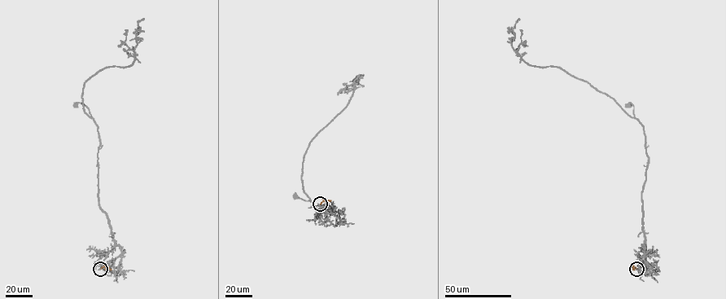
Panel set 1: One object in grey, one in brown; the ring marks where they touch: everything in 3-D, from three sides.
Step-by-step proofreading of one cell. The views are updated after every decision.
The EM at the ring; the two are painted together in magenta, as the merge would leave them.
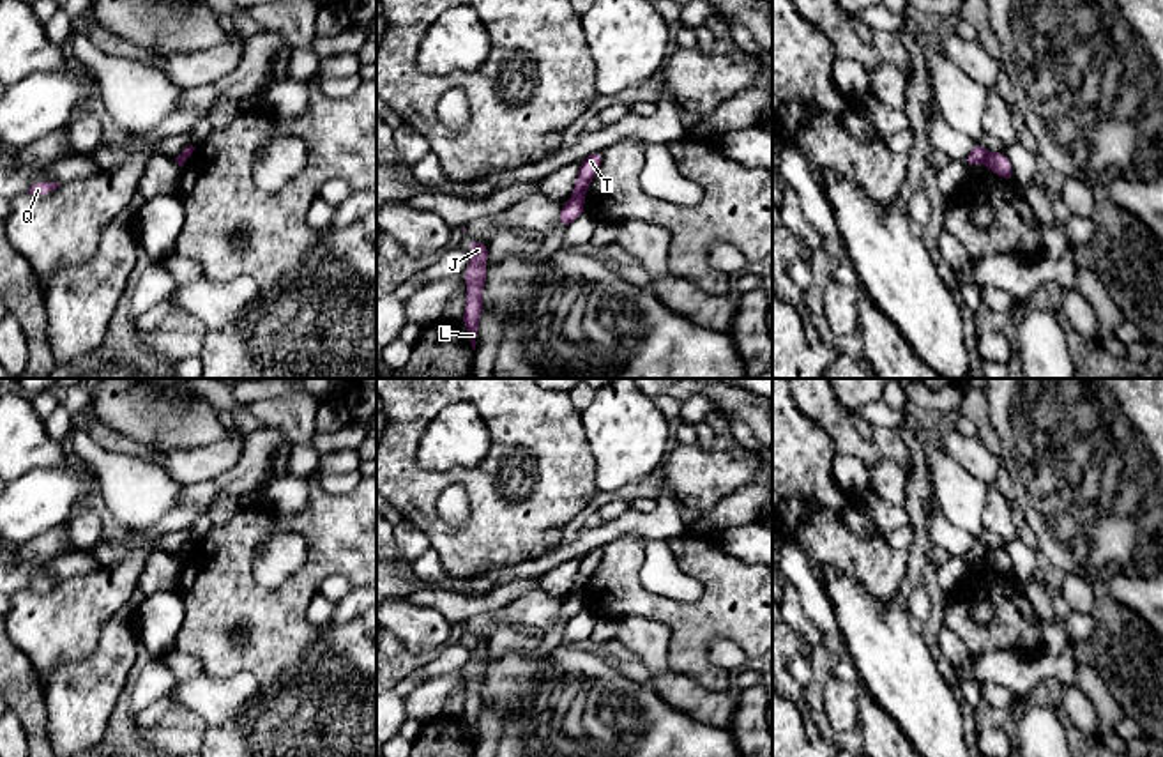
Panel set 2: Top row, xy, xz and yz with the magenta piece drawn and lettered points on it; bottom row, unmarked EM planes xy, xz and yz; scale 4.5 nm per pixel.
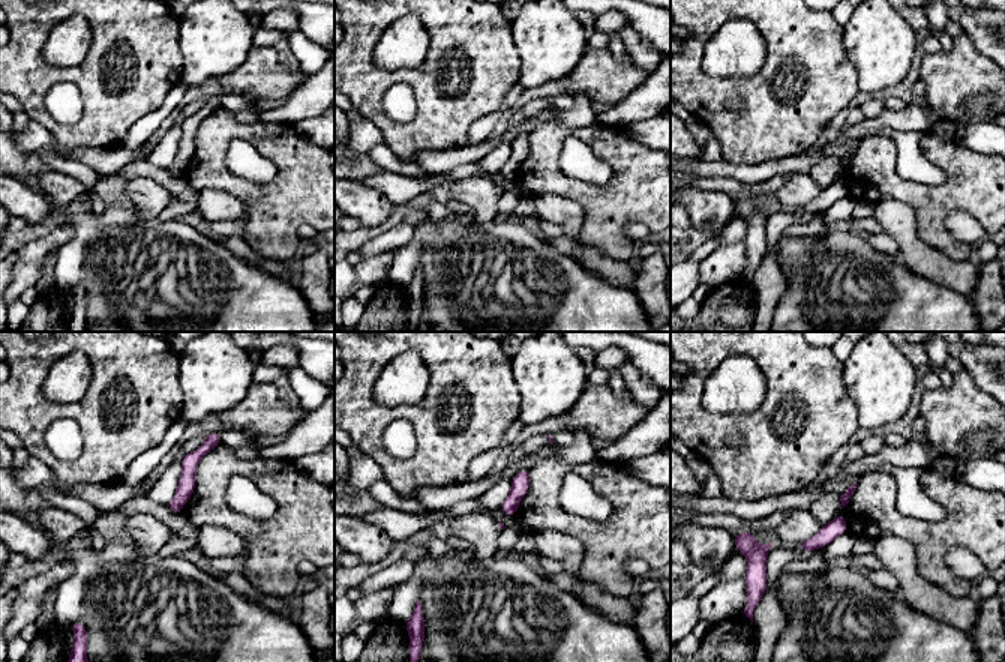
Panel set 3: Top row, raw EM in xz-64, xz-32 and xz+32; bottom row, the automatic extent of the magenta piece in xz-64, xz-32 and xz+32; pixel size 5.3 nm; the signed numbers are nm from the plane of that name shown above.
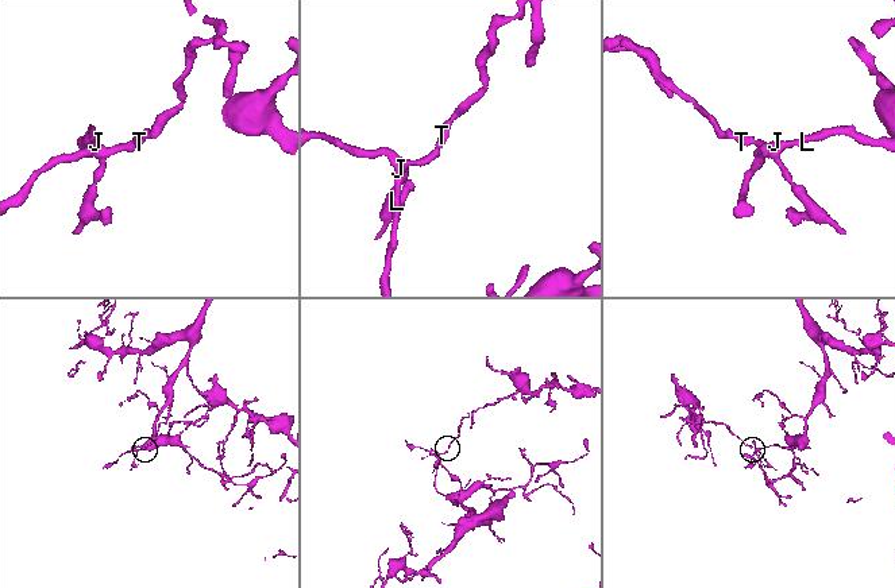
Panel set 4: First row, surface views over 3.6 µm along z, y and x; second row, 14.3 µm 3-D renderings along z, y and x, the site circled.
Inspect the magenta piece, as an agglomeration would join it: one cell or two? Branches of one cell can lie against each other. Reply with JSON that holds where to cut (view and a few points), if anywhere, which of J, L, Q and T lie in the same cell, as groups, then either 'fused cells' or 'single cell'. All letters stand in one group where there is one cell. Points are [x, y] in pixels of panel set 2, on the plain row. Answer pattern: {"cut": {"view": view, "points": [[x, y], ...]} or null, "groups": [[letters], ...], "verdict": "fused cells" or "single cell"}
{"cut": {"view": "xz", "points": [[573, 589], [582, 596]]}, "groups": [["J", "L", "Q"], ["T"]], "verdict": "fused cells"}

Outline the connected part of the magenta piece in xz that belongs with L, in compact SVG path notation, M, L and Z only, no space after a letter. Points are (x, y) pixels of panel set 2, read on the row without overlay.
M468 635L468 644L470 644L470 660L463 670L463 676L467 677L467 700L461 716L463 722L467 723L472 745L475 746L481 706L484 702L483 683L488 674L486 669L488 642L486 638L475 638Z

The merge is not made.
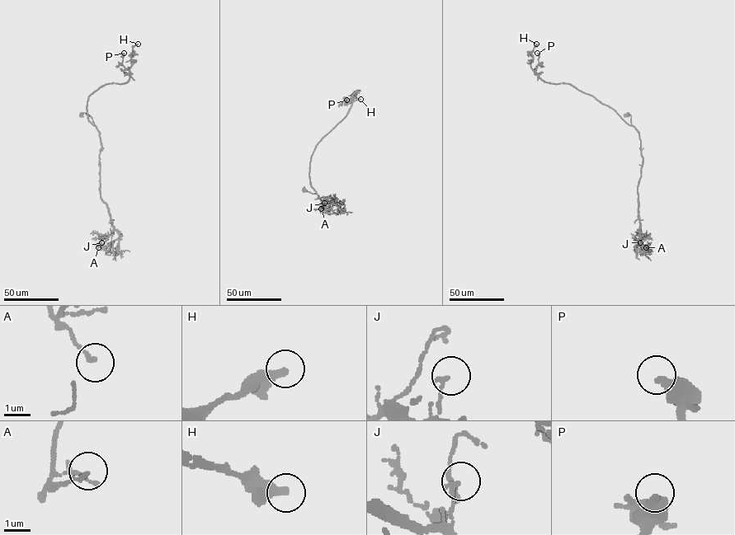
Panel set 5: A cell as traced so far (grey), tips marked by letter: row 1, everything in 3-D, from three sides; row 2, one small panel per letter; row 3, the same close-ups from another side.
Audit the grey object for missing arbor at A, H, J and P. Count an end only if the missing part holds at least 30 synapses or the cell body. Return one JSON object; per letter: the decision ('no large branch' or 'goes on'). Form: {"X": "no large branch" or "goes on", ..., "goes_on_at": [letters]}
{"A": "no large branch", "H": "no large branch", "J": "no large branch", "P": "no large branch", "goes_on_at": []}

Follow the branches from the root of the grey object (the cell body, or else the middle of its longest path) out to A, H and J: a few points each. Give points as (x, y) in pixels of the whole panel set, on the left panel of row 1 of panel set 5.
A: (81, 114), (89, 114), (100, 133), (101, 198), (106, 205), (113, 227), (107, 240), (97, 245), (98, 247)
H: (81, 114), (89, 114), (94, 125), (88, 118), (88, 97), (106, 84), (128, 80), (132, 47), (138, 44)
J: (81, 114), (85, 113), (91, 117), (101, 143), (101, 198), (106, 205), (113, 227), (107, 240), (101, 242)

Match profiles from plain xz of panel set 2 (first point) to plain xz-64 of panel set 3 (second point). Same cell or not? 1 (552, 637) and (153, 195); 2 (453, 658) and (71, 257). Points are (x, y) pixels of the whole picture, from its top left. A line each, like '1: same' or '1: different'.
1: same
2: different

